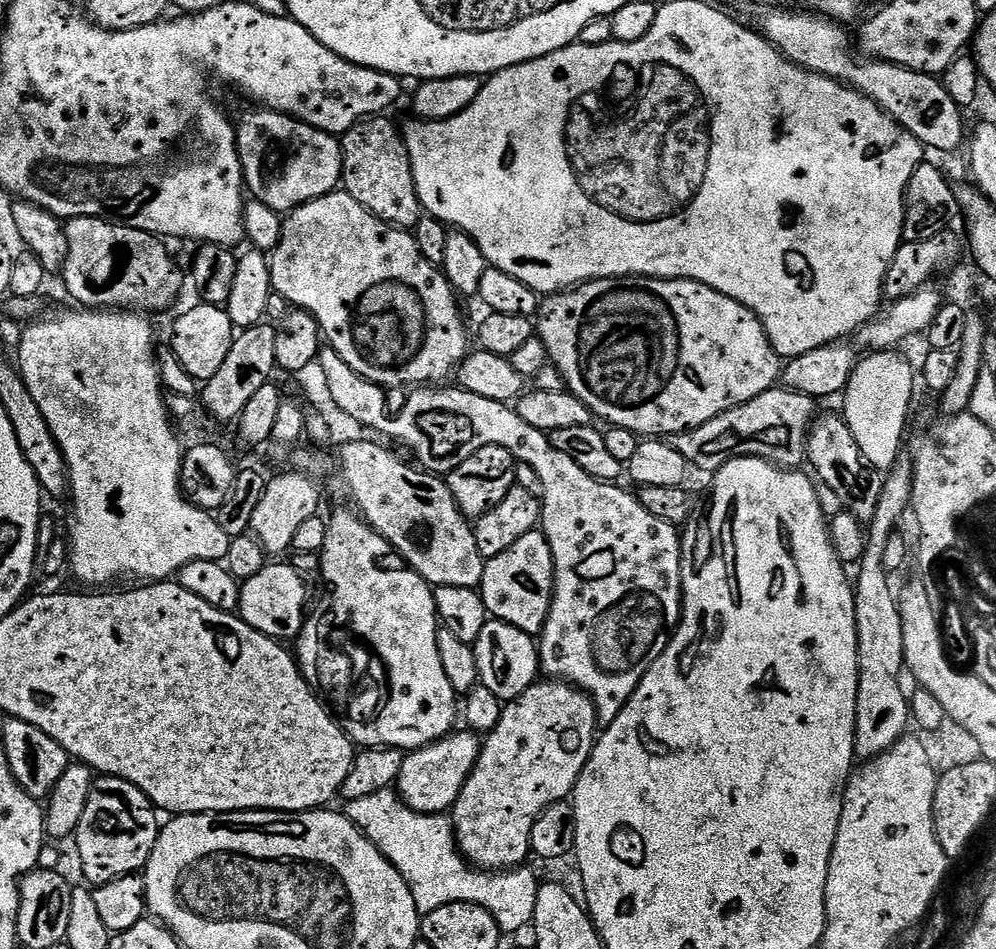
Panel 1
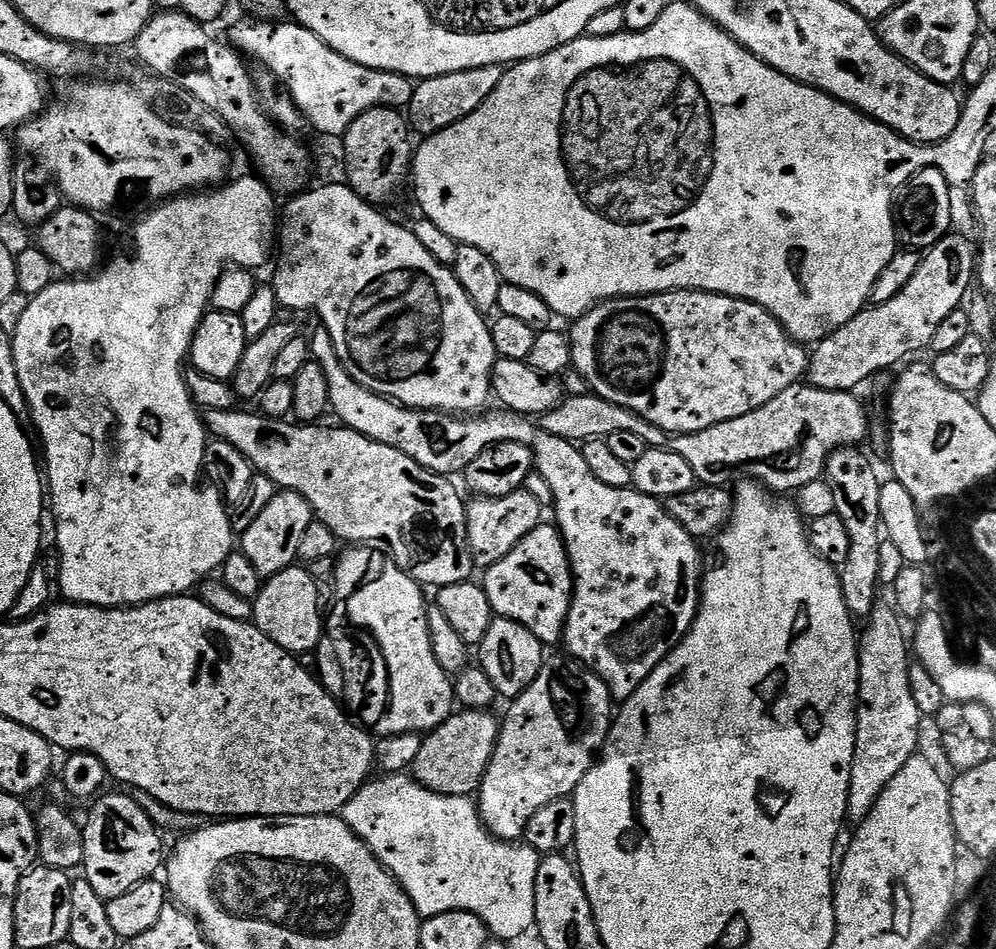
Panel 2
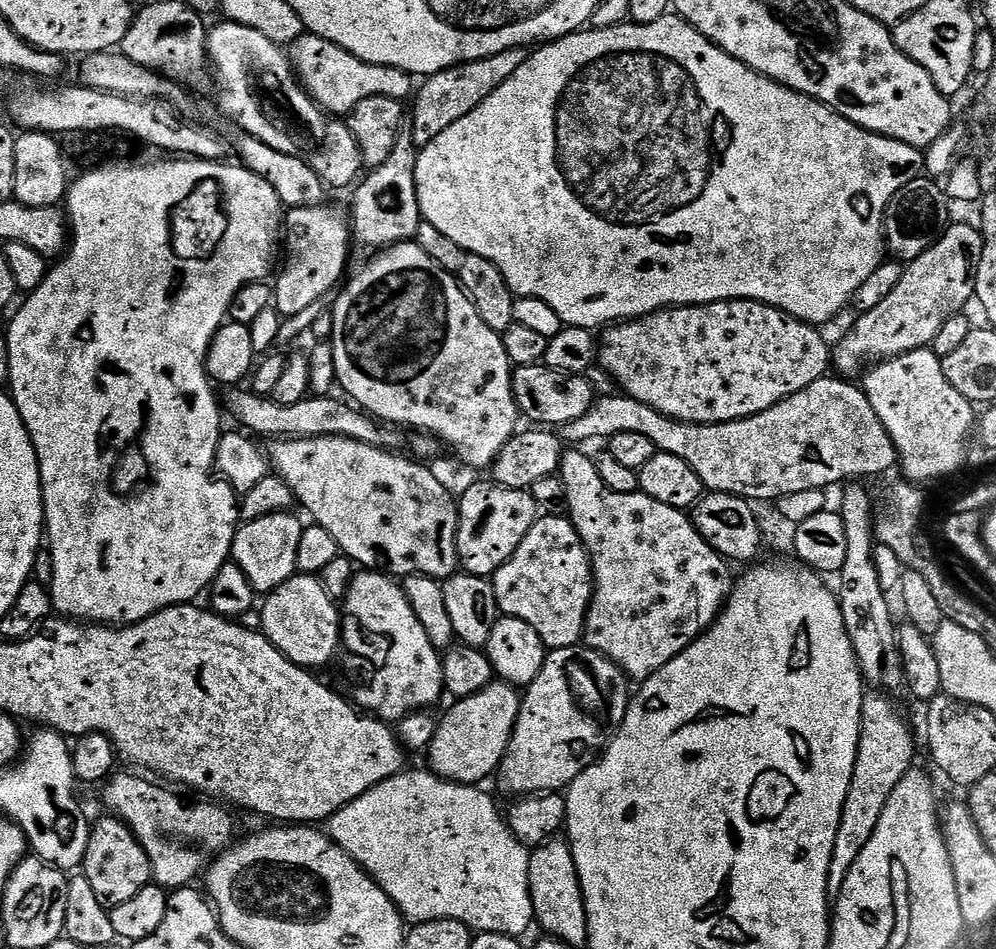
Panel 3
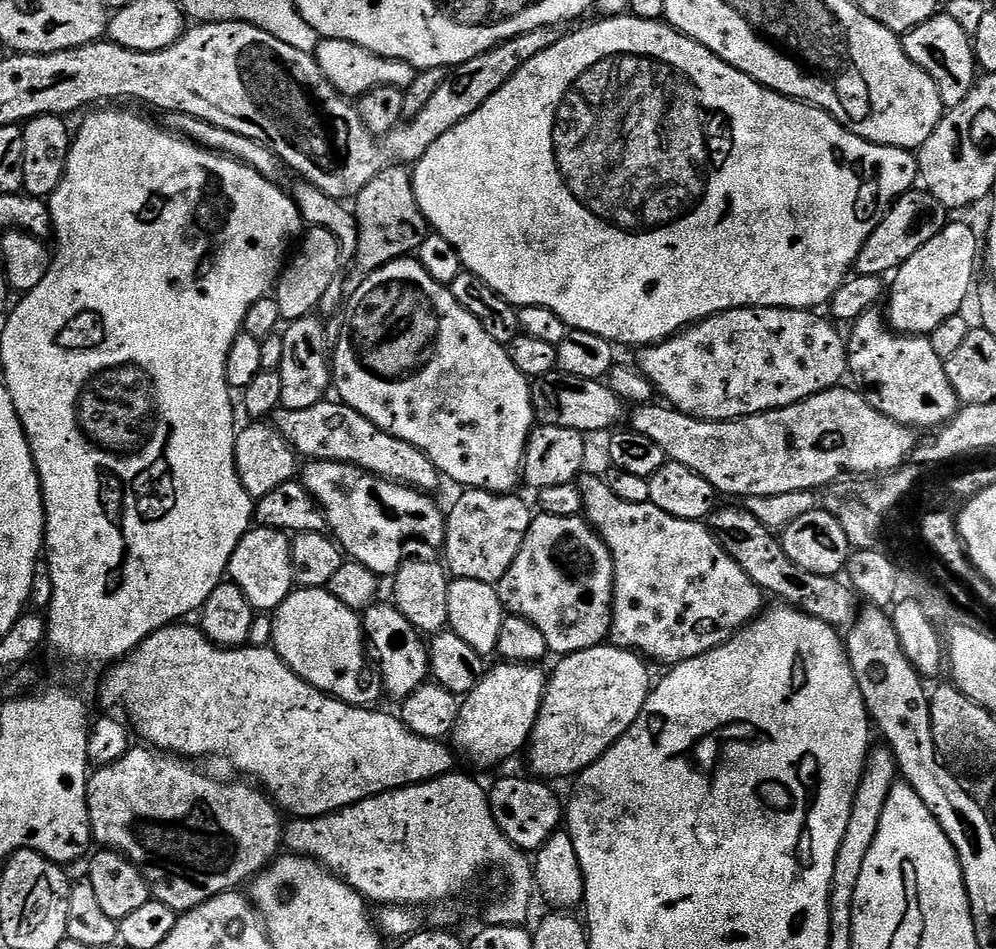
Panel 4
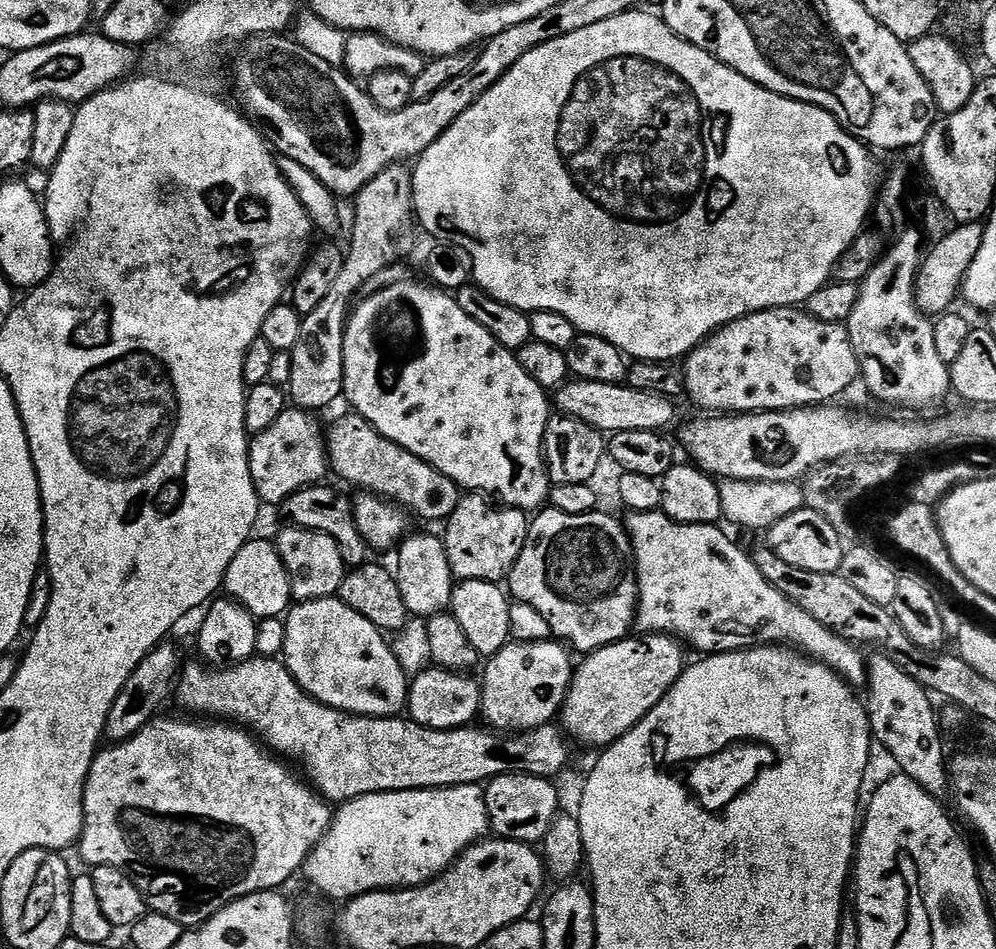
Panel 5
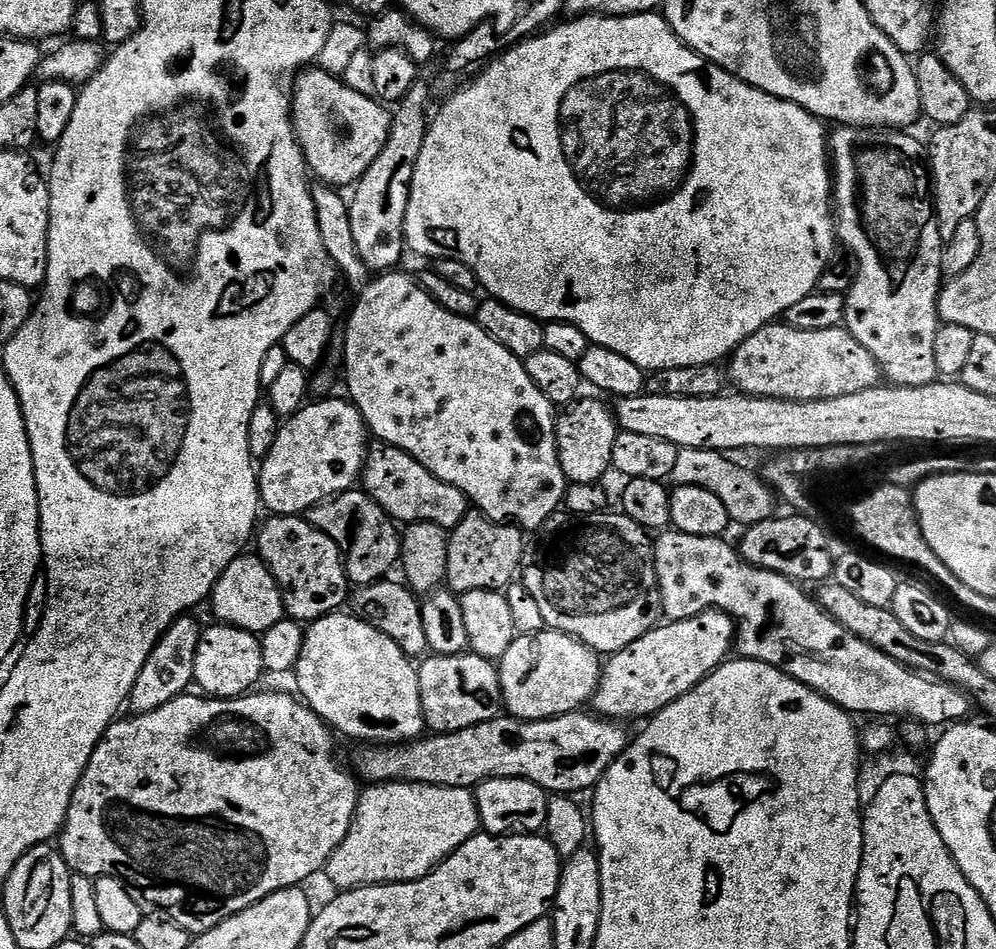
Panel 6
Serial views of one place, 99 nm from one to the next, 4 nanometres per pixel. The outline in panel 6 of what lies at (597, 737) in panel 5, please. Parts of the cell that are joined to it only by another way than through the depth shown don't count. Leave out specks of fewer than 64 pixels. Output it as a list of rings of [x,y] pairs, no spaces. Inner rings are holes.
[[[709,610],[685,620],[661,623],[638,642],[607,657],[600,674],[600,685],[590,704],[601,717],[613,722],[629,722],[635,716],[651,718],[670,702],[682,698],[698,682],[729,659],[738,625],[719,610]]]

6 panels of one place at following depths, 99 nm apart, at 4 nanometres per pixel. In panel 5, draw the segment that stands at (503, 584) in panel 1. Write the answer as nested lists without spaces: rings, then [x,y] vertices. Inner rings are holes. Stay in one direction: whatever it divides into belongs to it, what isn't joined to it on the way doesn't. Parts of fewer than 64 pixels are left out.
[[[548,506],[537,511],[531,517],[528,526],[528,537],[522,546],[522,554],[514,562],[511,572],[506,577],[506,588],[513,601],[533,607],[549,624],[551,635],[557,641],[563,642],[569,649],[577,648],[580,654],[596,652],[600,648],[605,648],[611,644],[616,644],[620,640],[629,639],[636,622],[636,606],[640,598],[640,588],[636,585],[636,565],[632,554],[632,542],[628,538],[628,529],[623,523],[620,524],[612,516],[607,516],[603,510],[587,512],[579,516],[578,514],[562,514],[562,510]]]

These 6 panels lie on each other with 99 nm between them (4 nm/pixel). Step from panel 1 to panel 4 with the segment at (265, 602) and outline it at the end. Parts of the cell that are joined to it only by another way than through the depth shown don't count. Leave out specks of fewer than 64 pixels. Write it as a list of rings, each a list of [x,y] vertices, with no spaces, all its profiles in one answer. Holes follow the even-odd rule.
[[[296,588],[276,607],[271,619],[271,647],[294,674],[335,700],[357,706],[379,705],[376,703],[382,697],[382,681],[373,669],[368,669],[361,617],[342,606],[327,588]]]

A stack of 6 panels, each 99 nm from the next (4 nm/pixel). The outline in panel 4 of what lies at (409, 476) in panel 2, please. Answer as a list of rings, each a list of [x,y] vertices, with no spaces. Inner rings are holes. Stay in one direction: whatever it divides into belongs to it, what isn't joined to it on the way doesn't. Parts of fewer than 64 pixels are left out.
[[[309,461],[300,478],[308,492],[324,509],[329,531],[345,555],[379,577],[395,575],[404,560],[402,546],[408,540],[420,540],[436,550],[445,540],[446,516],[427,493],[382,479],[352,464]]]

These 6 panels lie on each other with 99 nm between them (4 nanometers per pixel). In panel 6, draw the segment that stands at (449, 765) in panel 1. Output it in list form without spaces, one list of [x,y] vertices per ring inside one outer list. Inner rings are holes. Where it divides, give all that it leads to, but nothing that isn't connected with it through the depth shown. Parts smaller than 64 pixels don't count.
[[[543,630],[531,635],[517,635],[510,650],[506,650],[506,654],[498,662],[498,667],[504,695],[503,707],[507,715],[518,720],[549,720],[555,716],[579,712],[591,701],[600,685],[602,660],[593,648],[588,648],[581,640],[567,636],[564,632]]]

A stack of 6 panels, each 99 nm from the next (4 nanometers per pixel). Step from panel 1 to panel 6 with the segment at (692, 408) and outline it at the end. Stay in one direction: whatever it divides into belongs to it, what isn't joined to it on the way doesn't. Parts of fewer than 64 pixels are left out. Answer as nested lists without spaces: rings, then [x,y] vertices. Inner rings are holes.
[[[787,322],[765,324],[746,338],[730,357],[730,380],[745,396],[779,400],[825,400],[858,394],[881,383],[880,365],[841,326],[830,330],[798,330]]]

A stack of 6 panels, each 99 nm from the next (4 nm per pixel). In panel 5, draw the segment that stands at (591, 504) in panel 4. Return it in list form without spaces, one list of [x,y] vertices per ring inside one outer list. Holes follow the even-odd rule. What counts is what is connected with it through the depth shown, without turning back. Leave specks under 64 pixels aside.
[[[663,510],[654,512],[633,512],[627,517],[626,527],[628,529],[628,538],[632,542],[632,554],[636,565],[636,585],[640,588],[640,598],[636,606],[635,627],[641,628],[639,631],[644,634],[655,634],[657,636],[673,636],[675,640],[683,642],[689,649],[697,648],[700,654],[715,654],[717,652],[738,652],[741,648],[758,648],[761,646],[787,646],[828,668],[835,670],[843,680],[848,681],[853,686],[864,686],[868,682],[868,661],[865,653],[857,645],[851,644],[846,638],[826,630],[822,622],[810,618],[802,606],[794,606],[786,594],[778,594],[766,578],[762,578],[762,570],[758,570],[755,559],[748,556],[723,532],[723,527],[714,524],[679,524],[668,517]]]

